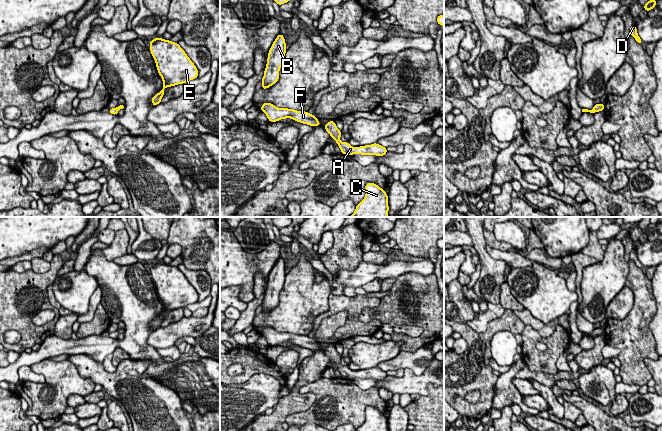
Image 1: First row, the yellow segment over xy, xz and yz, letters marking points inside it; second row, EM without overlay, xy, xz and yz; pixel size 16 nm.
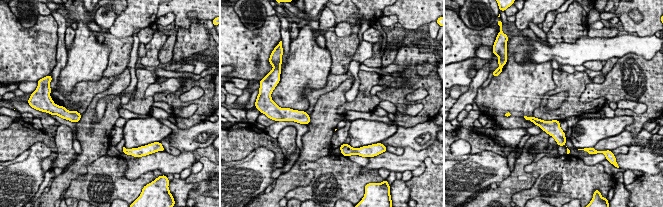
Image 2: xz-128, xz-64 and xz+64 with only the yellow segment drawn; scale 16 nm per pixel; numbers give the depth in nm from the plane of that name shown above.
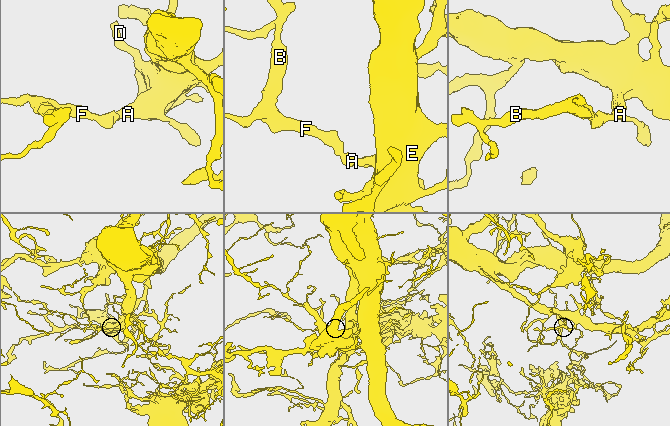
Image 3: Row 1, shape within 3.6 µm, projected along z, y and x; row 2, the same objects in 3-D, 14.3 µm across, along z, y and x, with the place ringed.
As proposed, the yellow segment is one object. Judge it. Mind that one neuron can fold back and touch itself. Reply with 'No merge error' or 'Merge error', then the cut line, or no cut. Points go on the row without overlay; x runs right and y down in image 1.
No merge error. No split

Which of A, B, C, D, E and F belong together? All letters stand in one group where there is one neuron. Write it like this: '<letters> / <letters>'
A B C D E F

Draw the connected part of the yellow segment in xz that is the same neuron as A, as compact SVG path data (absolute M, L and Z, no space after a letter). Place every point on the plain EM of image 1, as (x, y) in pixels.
M329 345L324 350L324 352L330 358L330 361L333 362L338 368L341 374L341 378L349 380L353 378L384 380L388 376L387 372L377 367L360 371L353 371L349 368L349 366L341 366L341 354L337 352L336 347L334 345Z

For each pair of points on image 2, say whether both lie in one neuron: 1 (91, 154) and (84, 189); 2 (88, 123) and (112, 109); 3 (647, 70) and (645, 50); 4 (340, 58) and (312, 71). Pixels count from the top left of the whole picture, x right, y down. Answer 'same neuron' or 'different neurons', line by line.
1: different neurons
2: same neuron
3: different neurons
4: different neurons

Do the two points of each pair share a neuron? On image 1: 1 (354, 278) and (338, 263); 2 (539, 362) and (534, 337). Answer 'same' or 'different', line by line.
1: different
2: same

